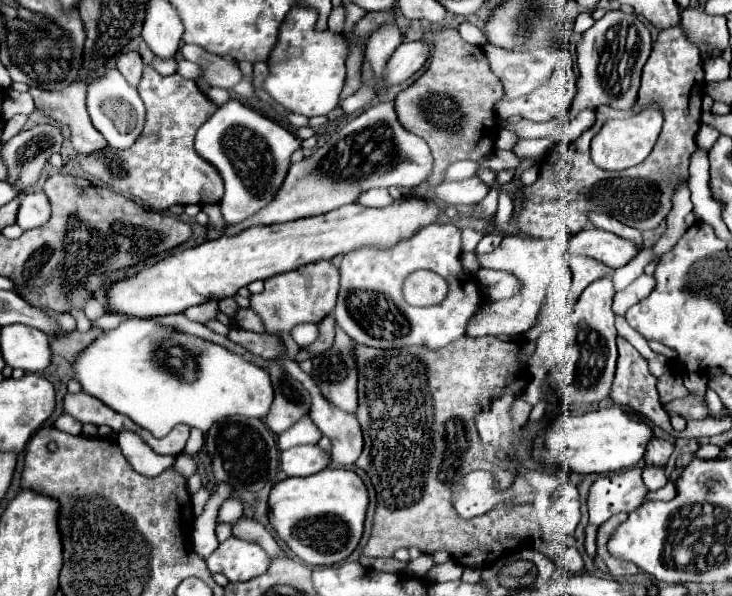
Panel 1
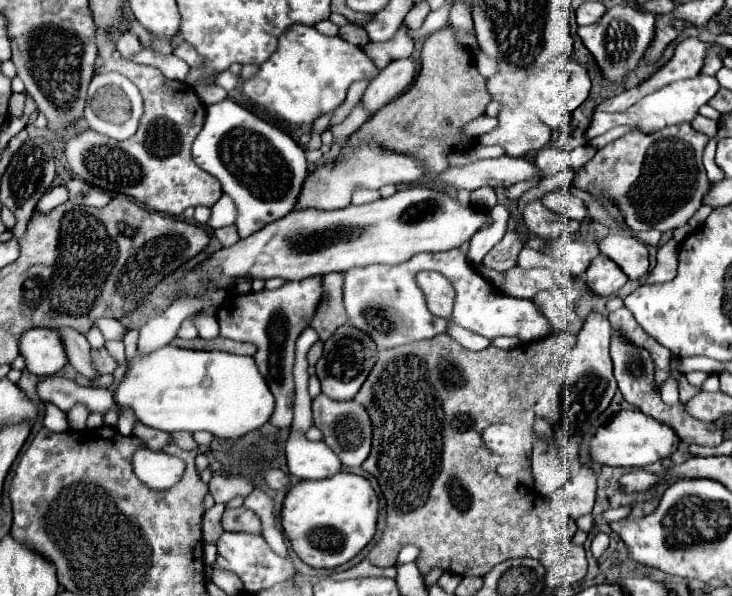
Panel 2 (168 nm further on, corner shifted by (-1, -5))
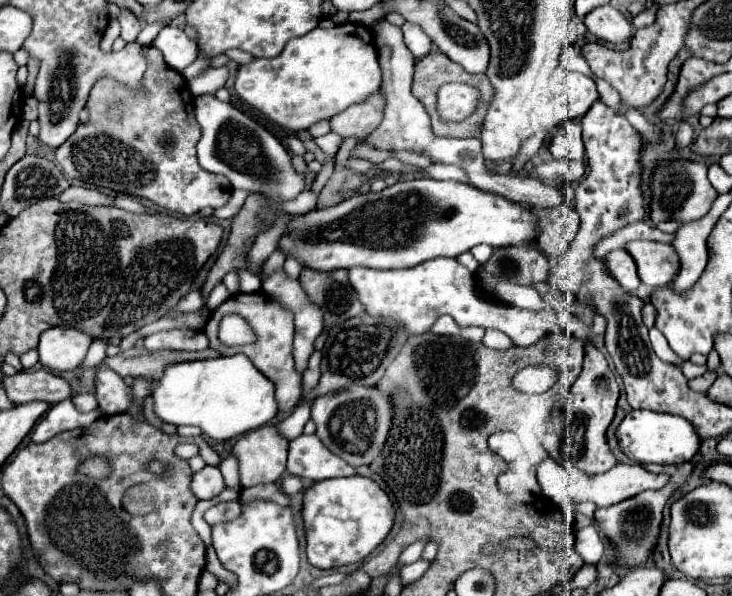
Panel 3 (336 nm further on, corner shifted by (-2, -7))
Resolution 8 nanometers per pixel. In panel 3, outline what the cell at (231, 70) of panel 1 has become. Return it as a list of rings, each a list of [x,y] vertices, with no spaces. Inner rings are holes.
[[[163,27],[153,45],[163,53],[165,63],[175,71],[183,71],[197,57],[197,43],[177,27]]]

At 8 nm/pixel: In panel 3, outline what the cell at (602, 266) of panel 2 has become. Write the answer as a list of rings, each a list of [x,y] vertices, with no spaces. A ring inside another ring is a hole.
[[[617,249],[617,251],[611,251],[609,255],[603,257],[605,261],[605,267],[609,271],[609,275],[629,293],[633,293],[641,281],[637,279],[637,269],[635,269],[635,263],[633,259],[629,259],[629,253],[625,249]]]

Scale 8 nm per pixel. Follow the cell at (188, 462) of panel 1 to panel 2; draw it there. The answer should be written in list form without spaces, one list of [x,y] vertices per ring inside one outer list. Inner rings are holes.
[[[180,431],[171,433],[173,438],[173,442],[177,443],[177,445],[184,450],[194,450],[198,447],[198,444],[194,441],[193,436],[189,432]]]

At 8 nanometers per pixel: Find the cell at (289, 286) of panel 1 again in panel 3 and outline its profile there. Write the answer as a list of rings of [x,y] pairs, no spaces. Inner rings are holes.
[[[237,293],[237,295],[231,295],[225,303],[221,303],[211,313],[209,323],[205,327],[205,335],[209,337],[209,347],[221,351],[221,355],[235,355],[235,353],[247,355],[253,361],[253,365],[257,365],[261,369],[261,373],[273,381],[277,405],[279,405],[281,413],[287,413],[295,407],[295,401],[301,395],[301,375],[295,371],[295,363],[293,363],[293,355],[291,355],[291,343],[293,343],[293,311],[291,309],[277,303],[275,299],[271,299],[265,293]],[[225,315],[243,317],[249,323],[249,327],[253,329],[253,333],[257,335],[257,341],[249,343],[247,347],[225,347],[217,337],[219,323]]]

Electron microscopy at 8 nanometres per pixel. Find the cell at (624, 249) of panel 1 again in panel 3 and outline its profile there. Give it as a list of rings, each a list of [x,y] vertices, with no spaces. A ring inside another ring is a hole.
[[[631,241],[625,245],[625,249],[637,265],[641,283],[649,287],[665,287],[679,269],[677,253],[669,243]]]

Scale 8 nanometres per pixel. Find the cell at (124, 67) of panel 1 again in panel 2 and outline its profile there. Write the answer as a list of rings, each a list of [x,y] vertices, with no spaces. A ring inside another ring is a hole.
[[[128,31],[128,33],[122,33],[122,35],[120,35],[120,39],[118,39],[118,43],[116,43],[116,49],[122,53],[122,57],[128,57],[128,55],[132,55],[132,53],[138,53],[138,51],[142,49],[142,45],[140,45],[138,37]]]

